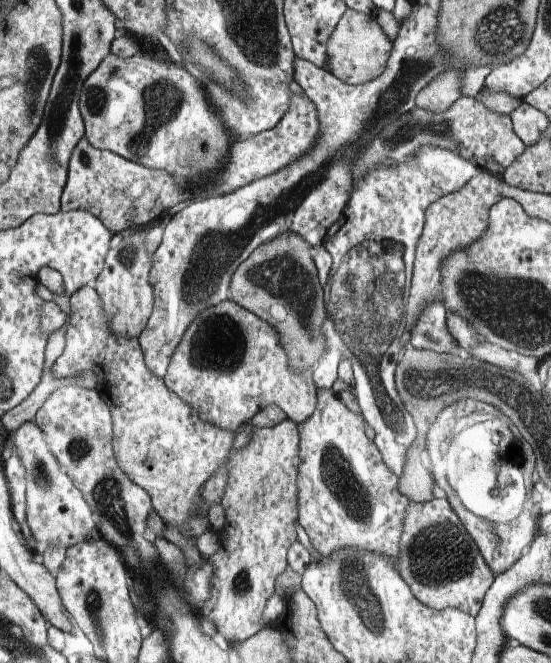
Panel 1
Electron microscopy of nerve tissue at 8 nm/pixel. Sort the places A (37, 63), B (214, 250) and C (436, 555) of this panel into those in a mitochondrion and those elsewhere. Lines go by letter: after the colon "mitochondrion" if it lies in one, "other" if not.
A: mitochondrion
B: mitochondrion
C: mitochondrion

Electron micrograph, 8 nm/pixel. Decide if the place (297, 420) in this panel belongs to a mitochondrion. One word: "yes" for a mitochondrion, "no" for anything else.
no

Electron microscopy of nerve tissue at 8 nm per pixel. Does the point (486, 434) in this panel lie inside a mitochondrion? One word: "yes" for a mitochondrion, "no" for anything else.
no

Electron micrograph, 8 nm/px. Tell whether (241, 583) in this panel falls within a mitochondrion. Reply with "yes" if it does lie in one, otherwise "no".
yes

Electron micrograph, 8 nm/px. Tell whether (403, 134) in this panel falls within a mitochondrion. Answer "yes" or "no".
yes

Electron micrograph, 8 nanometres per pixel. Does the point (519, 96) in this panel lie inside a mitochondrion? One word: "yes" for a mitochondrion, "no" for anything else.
no

